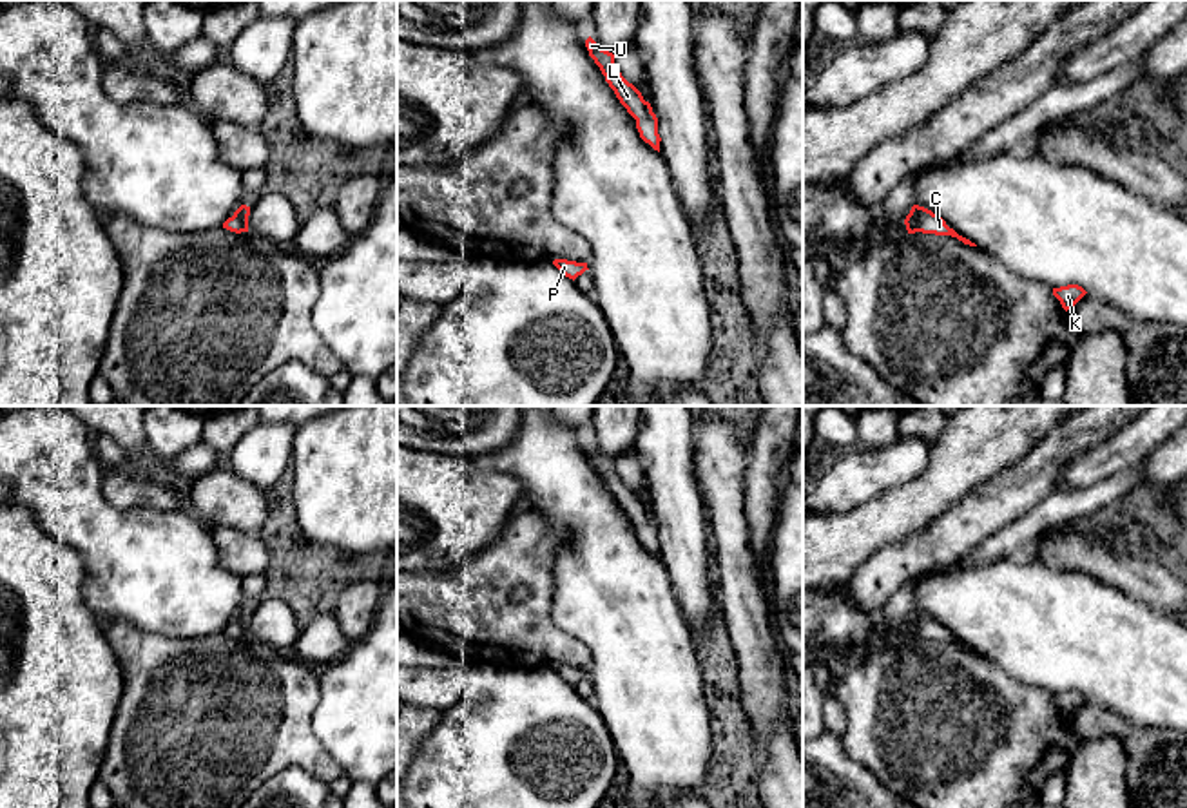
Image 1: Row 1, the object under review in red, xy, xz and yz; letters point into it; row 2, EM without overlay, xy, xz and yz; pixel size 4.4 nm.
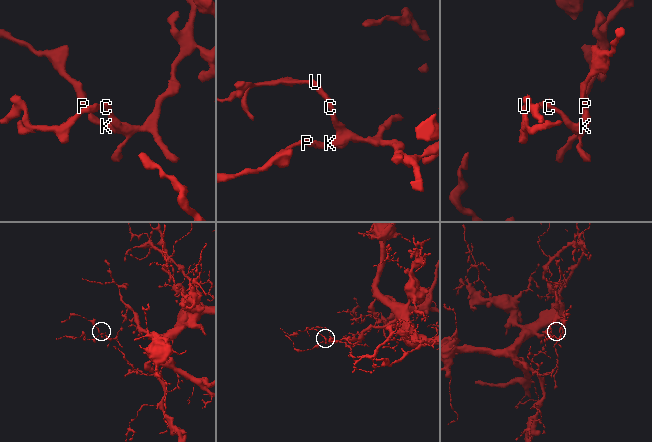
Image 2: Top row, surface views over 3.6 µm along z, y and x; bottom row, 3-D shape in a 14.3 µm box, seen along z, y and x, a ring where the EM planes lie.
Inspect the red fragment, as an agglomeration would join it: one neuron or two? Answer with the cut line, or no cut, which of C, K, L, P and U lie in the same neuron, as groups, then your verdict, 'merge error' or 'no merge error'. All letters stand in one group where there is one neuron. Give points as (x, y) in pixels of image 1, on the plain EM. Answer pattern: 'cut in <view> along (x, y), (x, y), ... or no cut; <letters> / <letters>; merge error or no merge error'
no cut; C K L P U; no merge error

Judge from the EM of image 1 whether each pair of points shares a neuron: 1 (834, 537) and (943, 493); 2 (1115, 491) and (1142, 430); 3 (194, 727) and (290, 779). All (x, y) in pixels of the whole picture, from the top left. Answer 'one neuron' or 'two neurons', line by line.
1: one neuron
2: two neurons
3: two neurons

